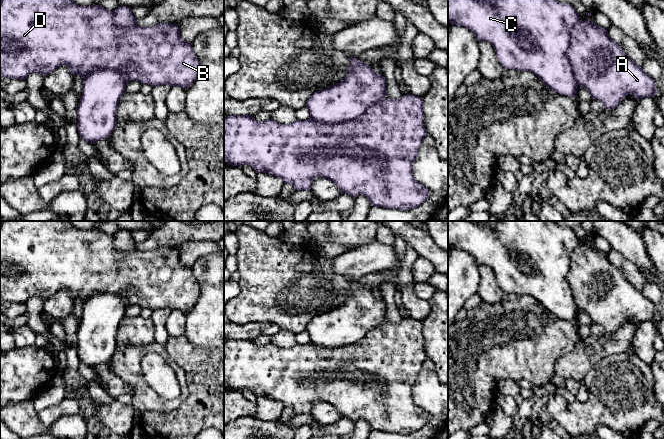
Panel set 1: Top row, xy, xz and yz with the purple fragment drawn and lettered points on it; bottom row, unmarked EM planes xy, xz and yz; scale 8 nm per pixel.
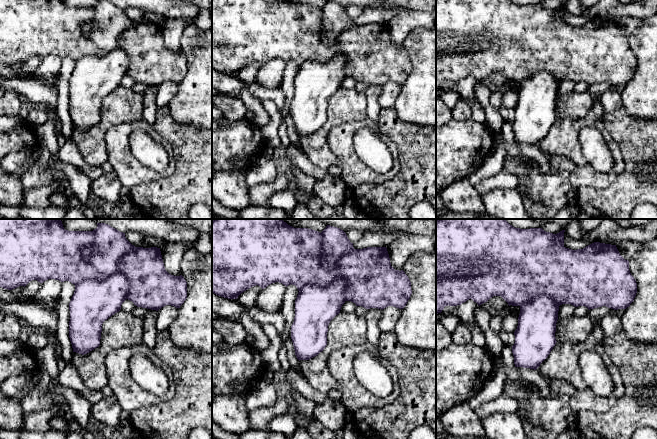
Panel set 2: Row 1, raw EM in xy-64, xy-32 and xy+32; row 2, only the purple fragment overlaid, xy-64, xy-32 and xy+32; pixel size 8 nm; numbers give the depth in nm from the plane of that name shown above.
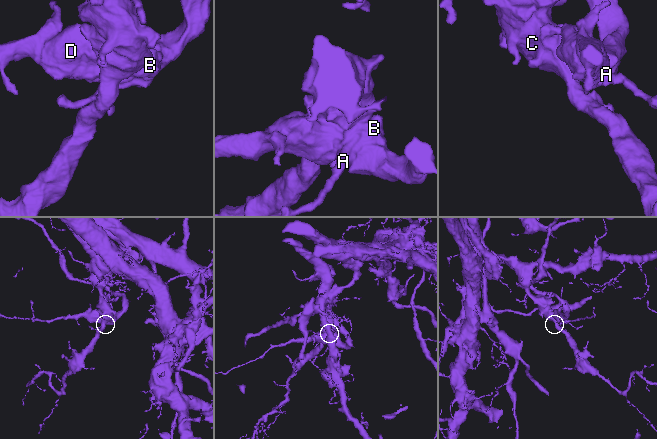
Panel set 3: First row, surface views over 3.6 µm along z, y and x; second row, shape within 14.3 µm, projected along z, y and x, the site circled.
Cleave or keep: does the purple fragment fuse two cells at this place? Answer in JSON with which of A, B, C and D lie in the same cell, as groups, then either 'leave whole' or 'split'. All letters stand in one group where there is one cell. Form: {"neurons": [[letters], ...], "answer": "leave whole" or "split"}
{"neurons": [["A", "B", "D"], ["C"]], "answer": "split"}

